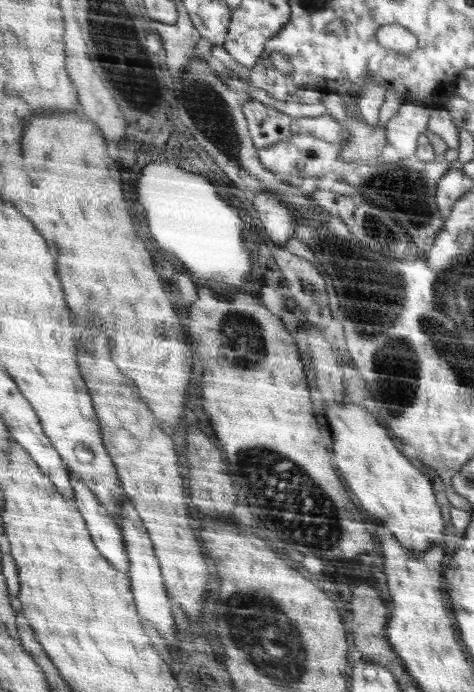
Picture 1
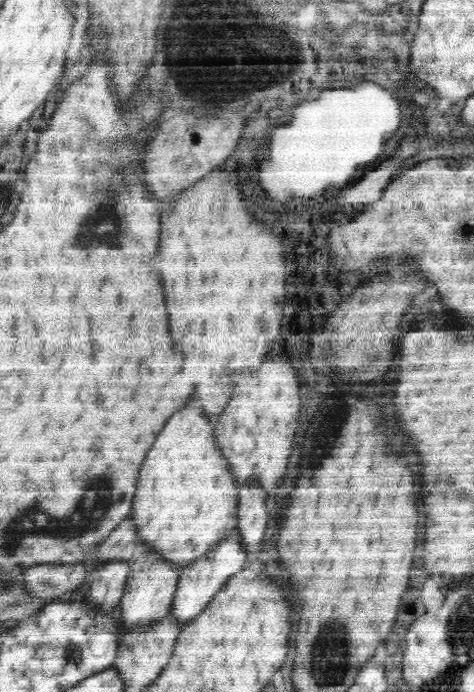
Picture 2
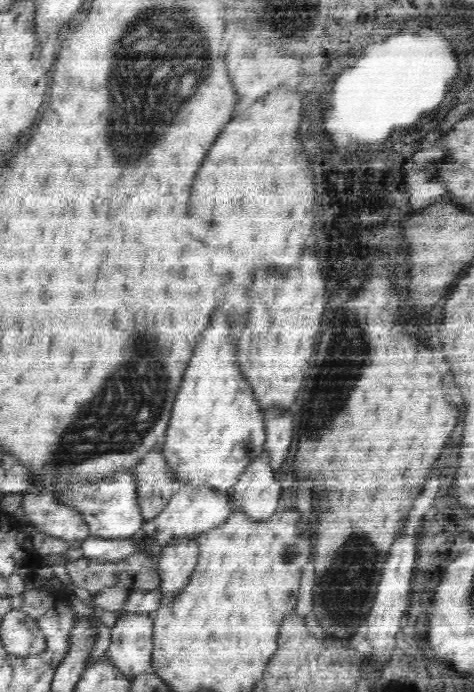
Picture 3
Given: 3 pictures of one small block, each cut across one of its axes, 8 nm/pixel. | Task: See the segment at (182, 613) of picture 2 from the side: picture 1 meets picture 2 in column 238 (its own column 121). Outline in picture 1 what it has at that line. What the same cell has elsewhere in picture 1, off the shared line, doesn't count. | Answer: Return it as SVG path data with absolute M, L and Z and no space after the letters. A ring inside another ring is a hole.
M69 471L72 487L75 489L78 512L82 518L86 520L86 526L92 537L92 542L96 545L99 553L106 559L114 568L121 570L127 574L129 567L128 557L124 546L124 539L118 524L111 518L111 514L101 506L94 498L94 493L88 490L89 488L80 482L80 479Z

